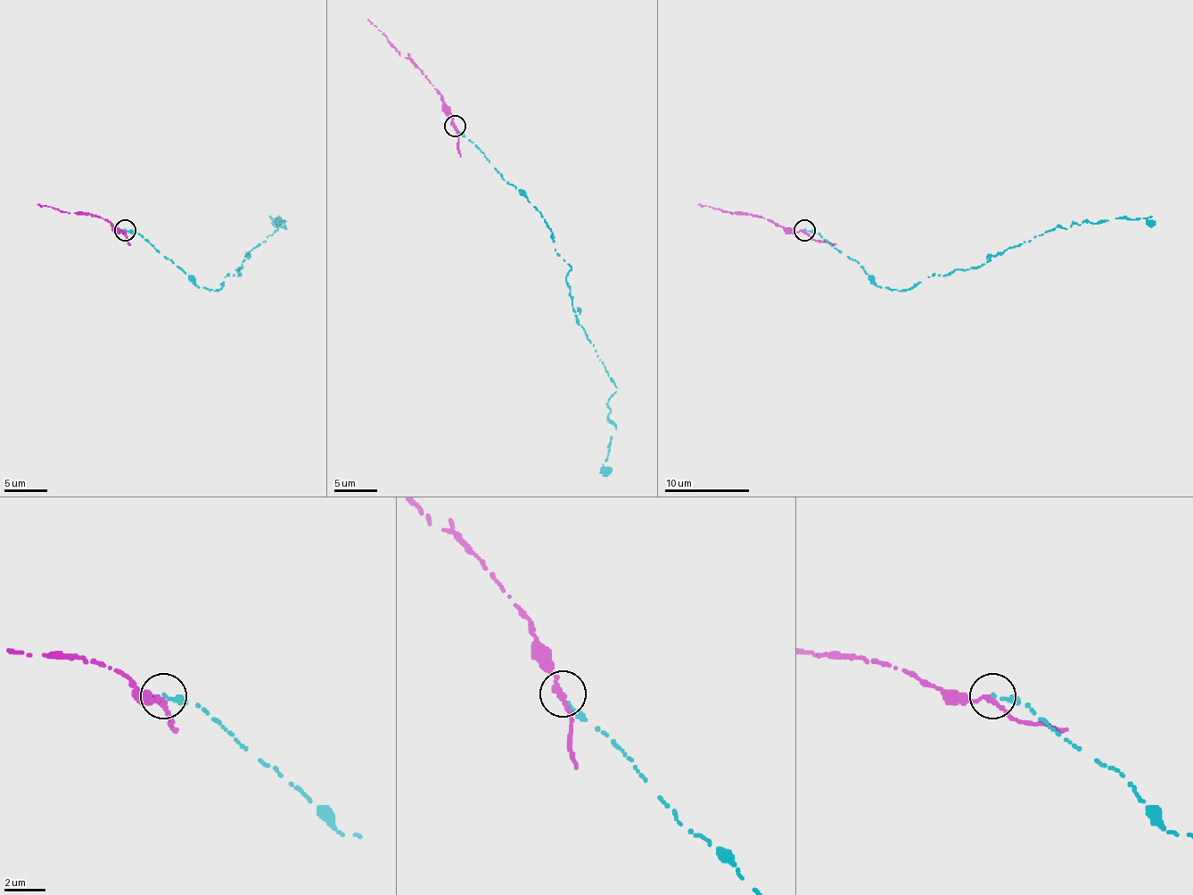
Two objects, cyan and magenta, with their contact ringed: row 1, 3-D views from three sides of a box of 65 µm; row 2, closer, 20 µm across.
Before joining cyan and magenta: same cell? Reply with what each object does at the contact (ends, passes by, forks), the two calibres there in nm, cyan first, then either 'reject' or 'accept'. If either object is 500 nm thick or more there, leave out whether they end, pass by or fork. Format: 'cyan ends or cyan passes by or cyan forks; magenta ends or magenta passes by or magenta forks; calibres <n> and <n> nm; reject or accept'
cyan ends; magenta passes by; calibres 140 and 260 nm; reject

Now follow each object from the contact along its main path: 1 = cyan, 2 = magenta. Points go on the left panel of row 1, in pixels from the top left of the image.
1: (124, 229), (196, 287), (218, 291), (286, 221), (273, 218), (275, 225)
2: (124, 232), (101, 217), (37, 204)

